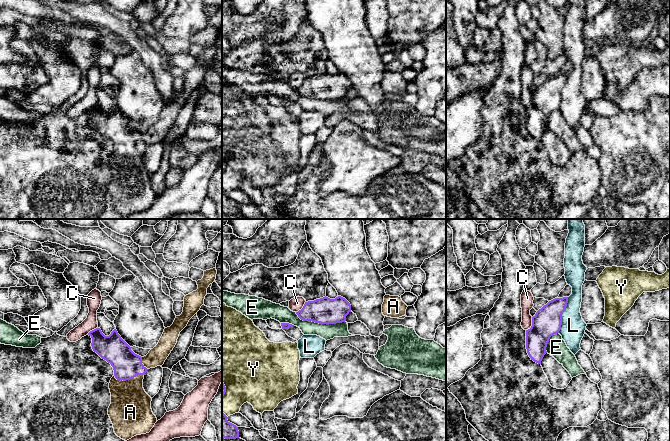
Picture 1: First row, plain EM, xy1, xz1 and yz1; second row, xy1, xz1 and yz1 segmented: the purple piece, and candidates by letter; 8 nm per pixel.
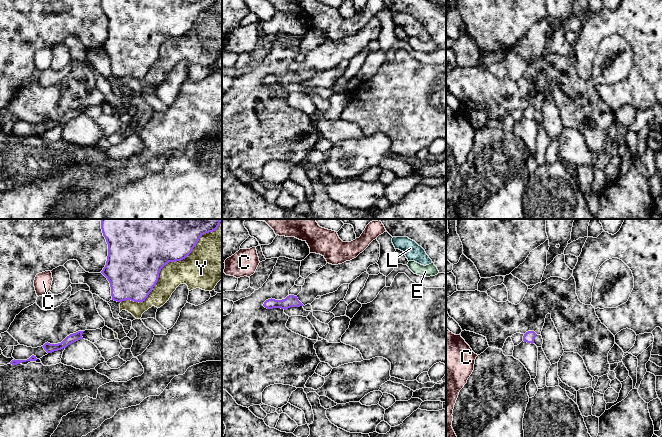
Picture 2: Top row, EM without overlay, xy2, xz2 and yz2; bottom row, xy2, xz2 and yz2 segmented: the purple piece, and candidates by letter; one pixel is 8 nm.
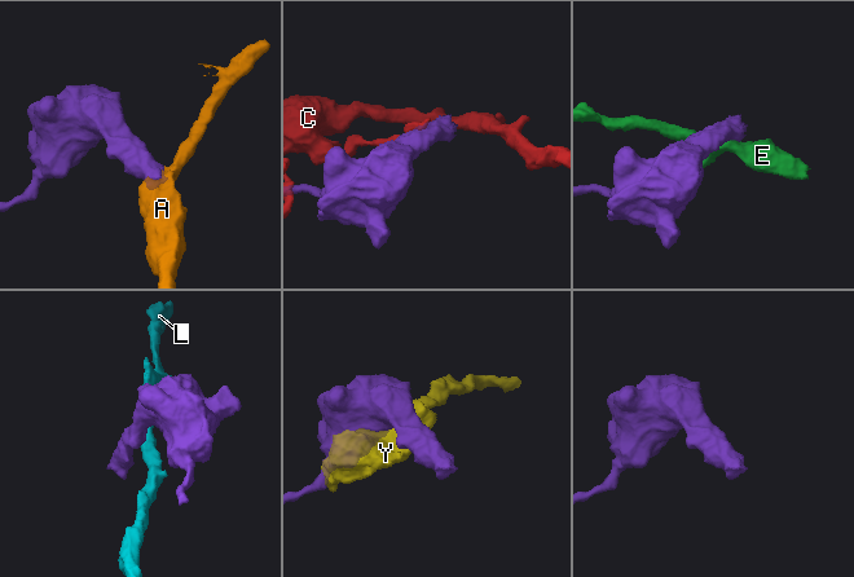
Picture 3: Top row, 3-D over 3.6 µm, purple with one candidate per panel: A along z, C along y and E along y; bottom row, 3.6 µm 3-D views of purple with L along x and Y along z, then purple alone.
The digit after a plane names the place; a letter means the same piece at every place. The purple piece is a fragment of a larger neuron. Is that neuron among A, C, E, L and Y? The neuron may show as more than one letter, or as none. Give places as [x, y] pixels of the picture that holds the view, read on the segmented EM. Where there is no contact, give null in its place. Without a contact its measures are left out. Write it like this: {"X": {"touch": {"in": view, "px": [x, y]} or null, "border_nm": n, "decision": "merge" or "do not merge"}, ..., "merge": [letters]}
{"A": {"touch": {"in": "xy1", "px": [128, 379]}, "border_nm": 240, "decision": "merge"}, "C": {"touch": {"in": "yz1", "px": [532, 324]}, "border_nm": 120, "decision": "do not merge"}, "E": {"touch": {"in": "xz1", "px": [320, 323]}, "border_nm": 420, "decision": "do not merge"}, "L": {"touch": {"in": "yz1", "px": [561, 315]}, "border_nm": 300, "decision": "do not merge"}, "Y": {"touch": {"in": "xy2", "px": [169, 261]}, "border_nm": 1050, "decision": "do not merge"}, "merge": ["A"]}

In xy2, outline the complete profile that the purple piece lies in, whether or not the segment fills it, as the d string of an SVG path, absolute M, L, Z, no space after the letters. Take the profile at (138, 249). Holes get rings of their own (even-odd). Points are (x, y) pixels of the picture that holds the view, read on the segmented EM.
M101 219L101 229L108 244L106 265L101 273L111 287L112 300L143 302L156 285L161 269L169 262L185 259L200 237L215 231L222 219Z

